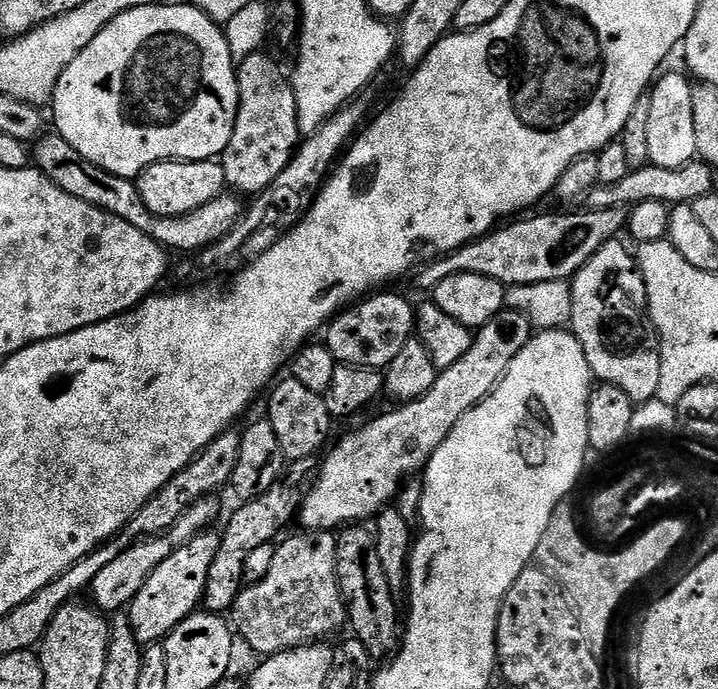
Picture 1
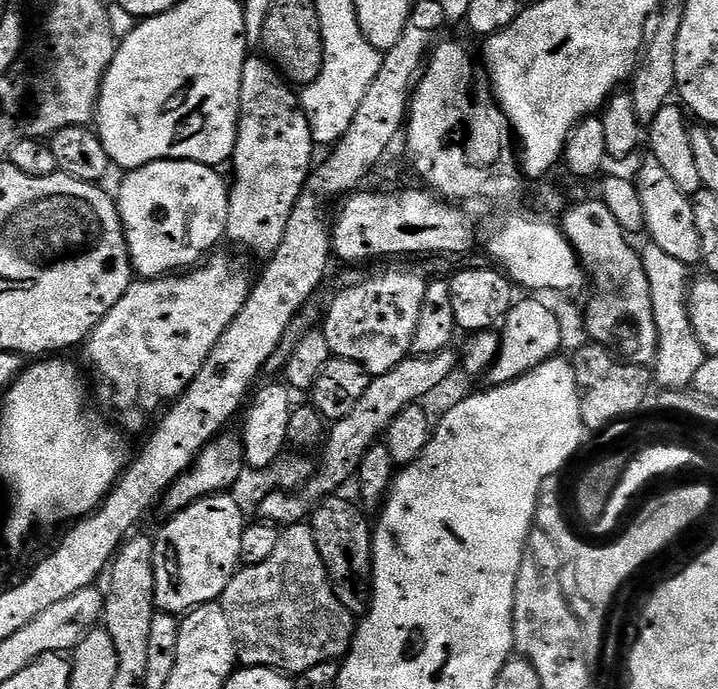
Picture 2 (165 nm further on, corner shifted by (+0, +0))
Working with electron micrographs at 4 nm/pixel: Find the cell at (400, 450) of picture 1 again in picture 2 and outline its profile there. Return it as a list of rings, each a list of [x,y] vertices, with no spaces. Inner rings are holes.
[[[517,299],[513,303],[499,329],[500,353],[487,373],[486,380],[489,380],[487,382],[489,385],[511,384],[513,380],[525,376],[527,372],[533,372],[542,362],[553,359],[559,353],[556,351],[564,344],[564,328],[560,325],[555,310],[550,305],[543,304],[540,301],[543,299],[528,299],[532,300]]]

